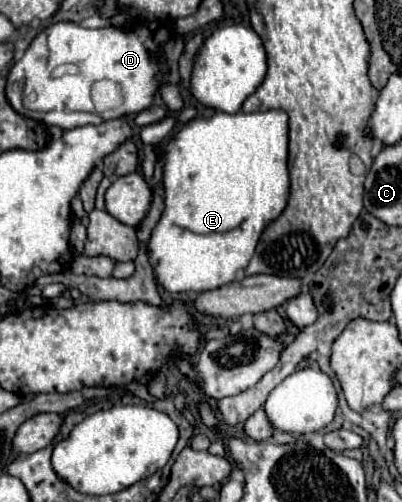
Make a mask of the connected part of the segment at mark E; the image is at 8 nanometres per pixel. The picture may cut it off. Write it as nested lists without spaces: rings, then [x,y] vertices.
[[[264,111],[264,113],[214,113],[208,119],[194,119],[190,121],[186,127],[182,127],[180,133],[176,133],[172,139],[168,139],[166,147],[164,147],[164,157],[166,157],[166,165],[164,165],[164,211],[162,217],[158,221],[158,225],[154,227],[150,241],[146,243],[148,249],[148,259],[154,267],[154,273],[158,277],[158,281],[170,291],[170,293],[190,293],[190,291],[212,291],[218,289],[226,283],[232,283],[236,279],[236,273],[240,269],[246,269],[254,249],[258,245],[258,239],[262,235],[262,231],[274,221],[278,219],[278,215],[286,209],[288,203],[288,195],[290,195],[290,175],[288,175],[288,115],[284,111]]]

